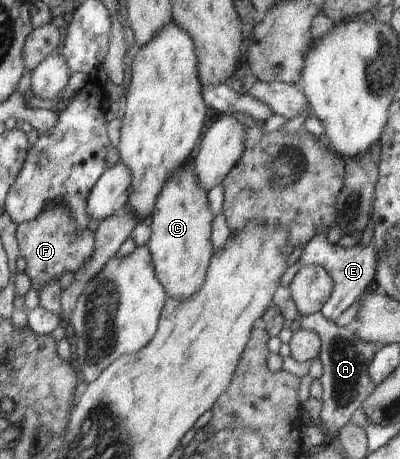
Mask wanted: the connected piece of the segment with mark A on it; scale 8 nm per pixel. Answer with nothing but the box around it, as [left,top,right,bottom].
[272,286,376,439]

